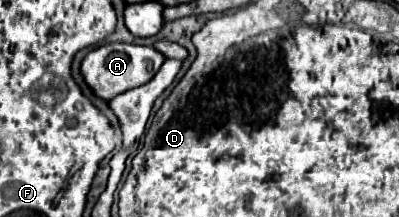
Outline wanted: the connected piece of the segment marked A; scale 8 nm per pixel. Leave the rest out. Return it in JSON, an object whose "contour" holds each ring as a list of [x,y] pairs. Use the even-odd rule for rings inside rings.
{"contour":[[[104,44],[94,48],[92,52],[86,54],[86,58],[82,60],[82,74],[86,84],[94,90],[96,96],[104,98],[104,100],[112,100],[114,96],[134,88],[134,86],[142,86],[148,80],[154,78],[154,74],[160,70],[160,66],[164,64],[164,54],[160,54],[158,50],[154,50],[152,46],[138,46],[138,44]]]}

